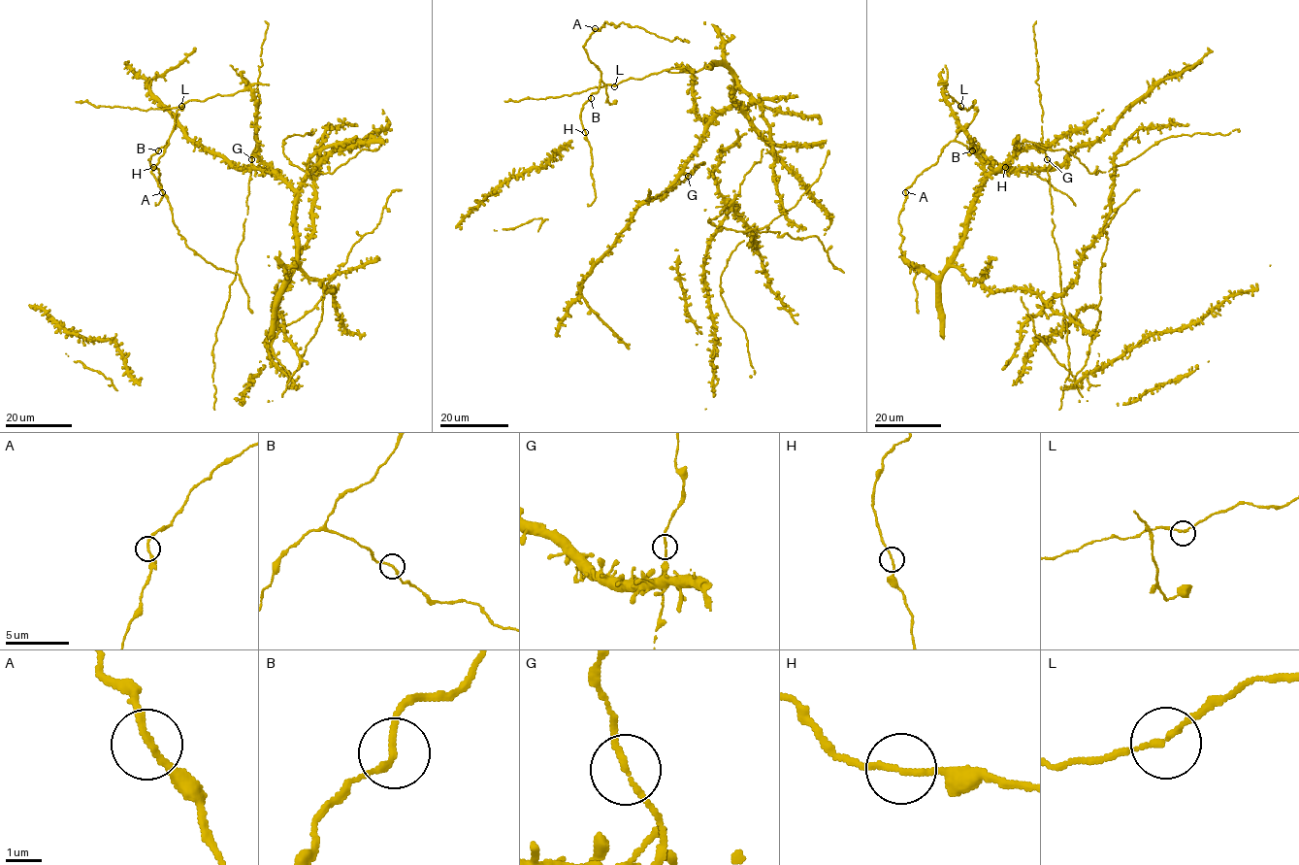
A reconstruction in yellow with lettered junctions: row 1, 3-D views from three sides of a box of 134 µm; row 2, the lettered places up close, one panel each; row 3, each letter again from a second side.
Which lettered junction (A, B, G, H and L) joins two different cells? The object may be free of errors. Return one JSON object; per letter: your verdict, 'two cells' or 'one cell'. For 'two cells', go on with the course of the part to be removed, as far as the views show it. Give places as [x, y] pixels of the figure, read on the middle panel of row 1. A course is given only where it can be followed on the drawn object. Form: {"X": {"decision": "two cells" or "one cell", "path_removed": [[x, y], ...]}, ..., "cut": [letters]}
{"A": {"decision": "one cell"}, "B": {"decision": "one cell"}, "G": {"decision": "one cell"}, "H": {"decision": "one cell"}, "L": {"decision": "one cell"}, "cut": []}

